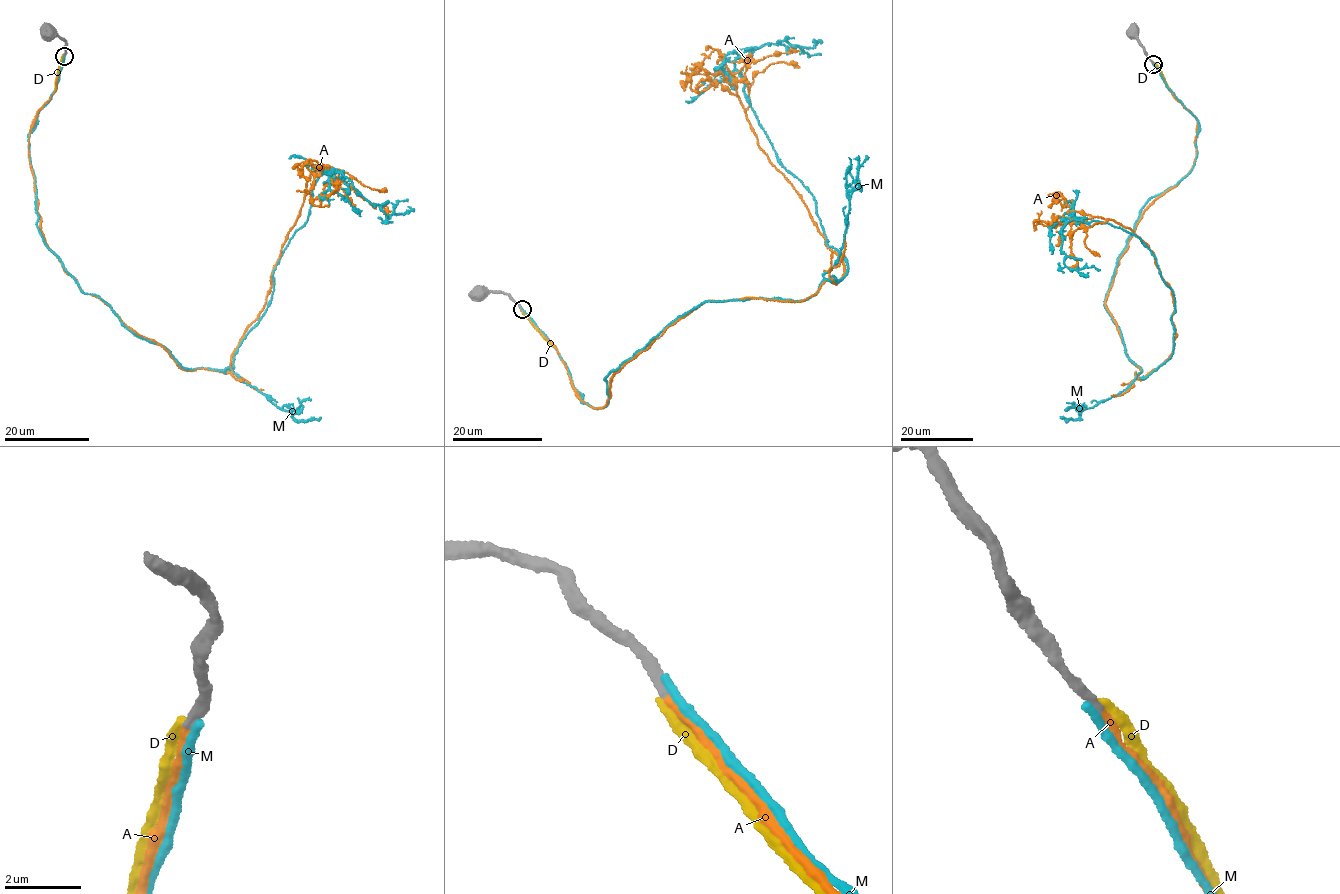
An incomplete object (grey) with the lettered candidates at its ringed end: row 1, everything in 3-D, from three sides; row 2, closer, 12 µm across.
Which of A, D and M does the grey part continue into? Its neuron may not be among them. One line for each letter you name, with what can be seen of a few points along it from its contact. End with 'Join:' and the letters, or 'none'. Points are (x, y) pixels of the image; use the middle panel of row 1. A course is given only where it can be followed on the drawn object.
A: it runs (522, 309), (601, 409), (622, 366), (706, 301), (798, 301), (840, 280), (735, 86), (702, 68), (713, 50)
Join: A

